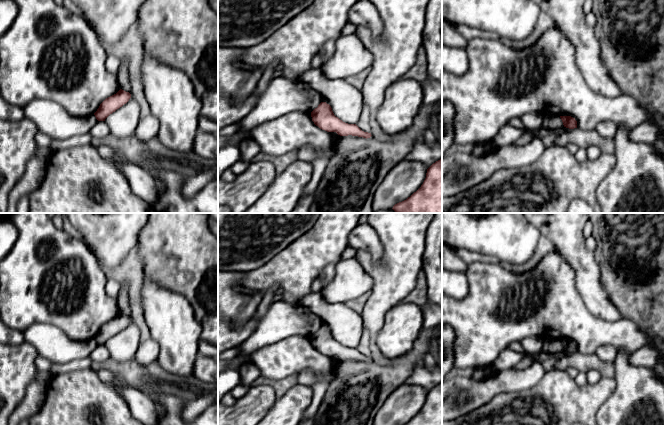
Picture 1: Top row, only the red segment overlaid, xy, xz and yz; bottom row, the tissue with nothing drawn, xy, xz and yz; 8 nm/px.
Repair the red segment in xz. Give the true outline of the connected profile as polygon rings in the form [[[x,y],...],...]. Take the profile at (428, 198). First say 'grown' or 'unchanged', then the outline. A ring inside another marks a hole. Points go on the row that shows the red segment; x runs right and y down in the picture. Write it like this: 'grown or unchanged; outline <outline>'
unchanged; outline [[[442,158],[427,169],[421,187],[392,209],[396,213],[442,213]]]

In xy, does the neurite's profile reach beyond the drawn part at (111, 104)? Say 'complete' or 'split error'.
complete

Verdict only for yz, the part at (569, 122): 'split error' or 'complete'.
complete

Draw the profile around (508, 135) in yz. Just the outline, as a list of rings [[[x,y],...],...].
[[[510,124],[503,126],[492,141],[498,146],[513,145],[521,136],[526,134],[534,134],[536,138],[542,139],[547,135],[556,135],[557,137],[569,132],[571,129],[561,127],[556,130],[539,127],[537,129],[519,129]]]

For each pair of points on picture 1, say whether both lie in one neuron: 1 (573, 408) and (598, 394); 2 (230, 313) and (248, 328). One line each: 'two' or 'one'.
1: one
2: two

